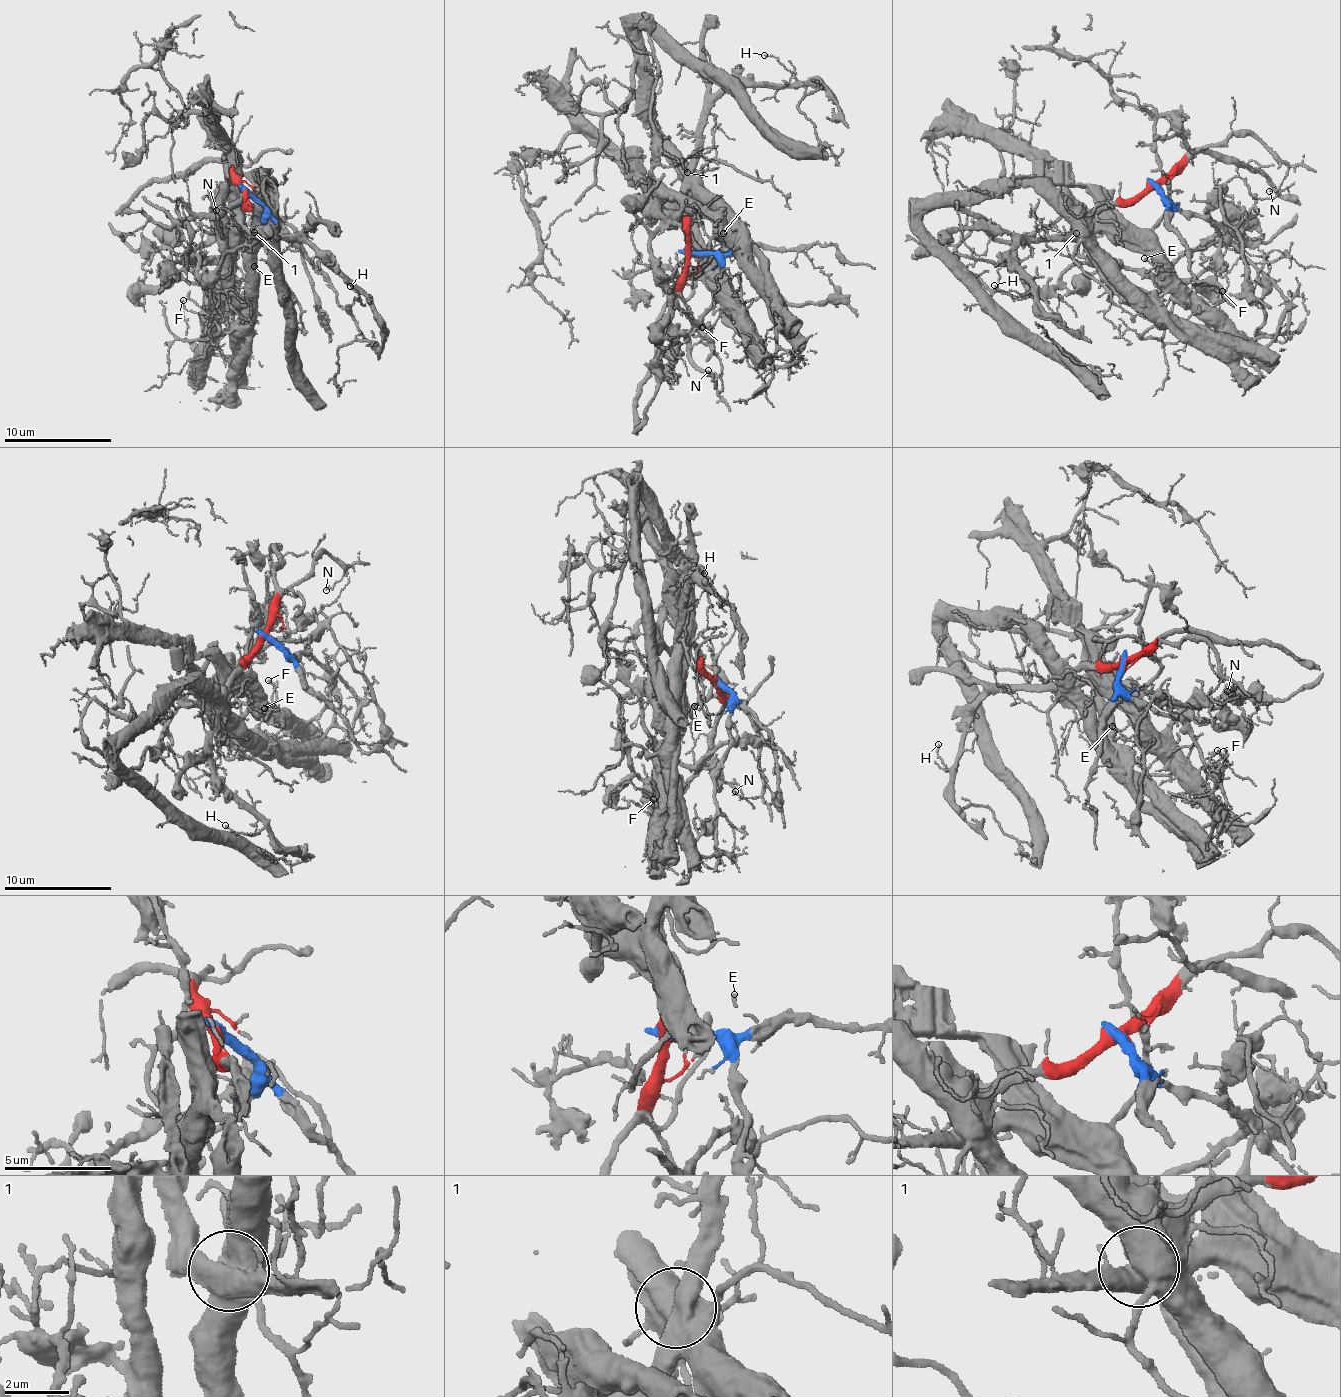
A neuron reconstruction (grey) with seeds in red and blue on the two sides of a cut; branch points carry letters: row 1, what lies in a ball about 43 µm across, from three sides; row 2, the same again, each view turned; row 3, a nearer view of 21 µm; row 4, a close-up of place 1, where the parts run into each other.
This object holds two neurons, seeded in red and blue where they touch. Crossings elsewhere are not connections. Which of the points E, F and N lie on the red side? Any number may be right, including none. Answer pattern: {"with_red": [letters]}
{"with_red": ["N"]}

